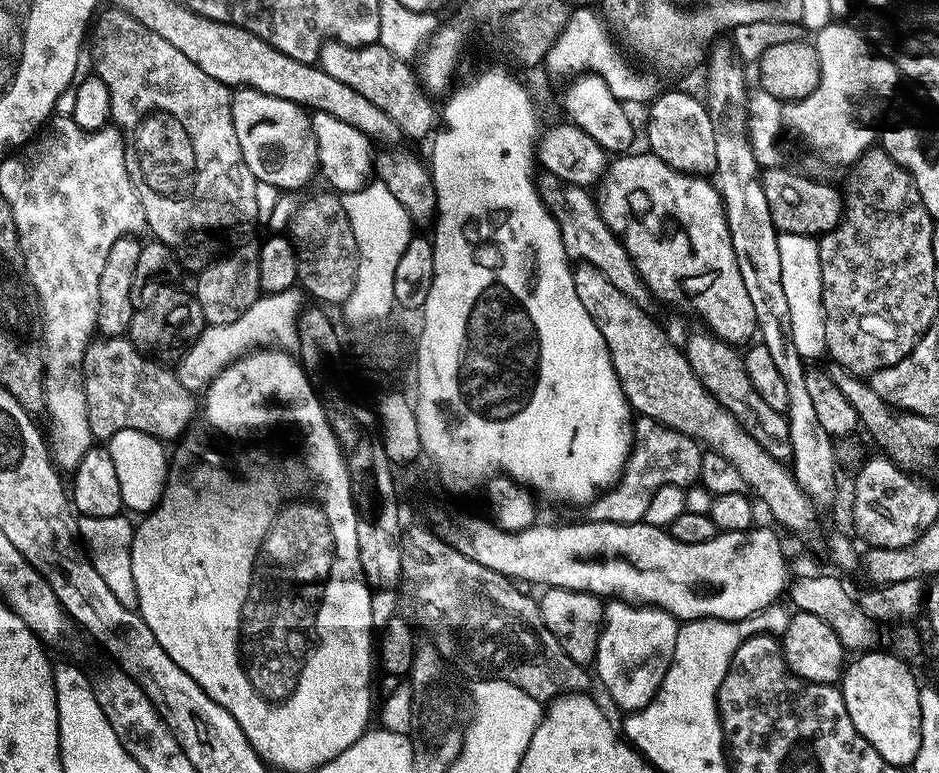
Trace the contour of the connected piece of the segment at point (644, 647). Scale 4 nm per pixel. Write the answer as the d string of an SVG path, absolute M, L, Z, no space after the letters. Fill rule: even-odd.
M652 606L645 607L643 611L644 616L636 616L632 620L628 644L602 642L596 648L594 672L596 668L609 698L627 713L640 711L656 697L676 649L676 617Z

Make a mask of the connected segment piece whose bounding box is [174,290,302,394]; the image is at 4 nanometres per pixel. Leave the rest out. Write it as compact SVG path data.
M296 290L267 293L261 295L260 299L254 302L254 306L250 306L250 310L242 314L242 318L234 318L234 322L229 324L207 325L199 338L184 351L183 356L179 357L174 368L178 382L182 387L187 388L189 393L196 394L196 391L199 393L207 389L223 368L227 368L257 346L264 346L272 341L280 346L295 345L297 343L296 322L302 311L299 295L301 296L301 293Z

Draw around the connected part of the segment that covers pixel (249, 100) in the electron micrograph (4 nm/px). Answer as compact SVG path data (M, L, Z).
M237 87L232 94L232 121L234 134L238 134L238 146L242 146L242 158L250 166L250 174L256 181L269 183L279 190L300 188L318 172L318 144L314 138L309 113L294 102L262 94L253 88Z

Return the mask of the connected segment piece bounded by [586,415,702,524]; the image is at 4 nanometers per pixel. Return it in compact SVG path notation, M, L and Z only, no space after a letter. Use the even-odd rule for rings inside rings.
M637 415L634 420L632 450L624 464L624 471L611 488L601 492L587 505L587 519L619 524L635 521L638 514L643 514L646 506L650 506L650 498L654 498L654 494L662 490L662 486L689 486L688 484L692 483L695 485L700 479L701 466L702 448L696 441L678 430L659 424L654 418Z

